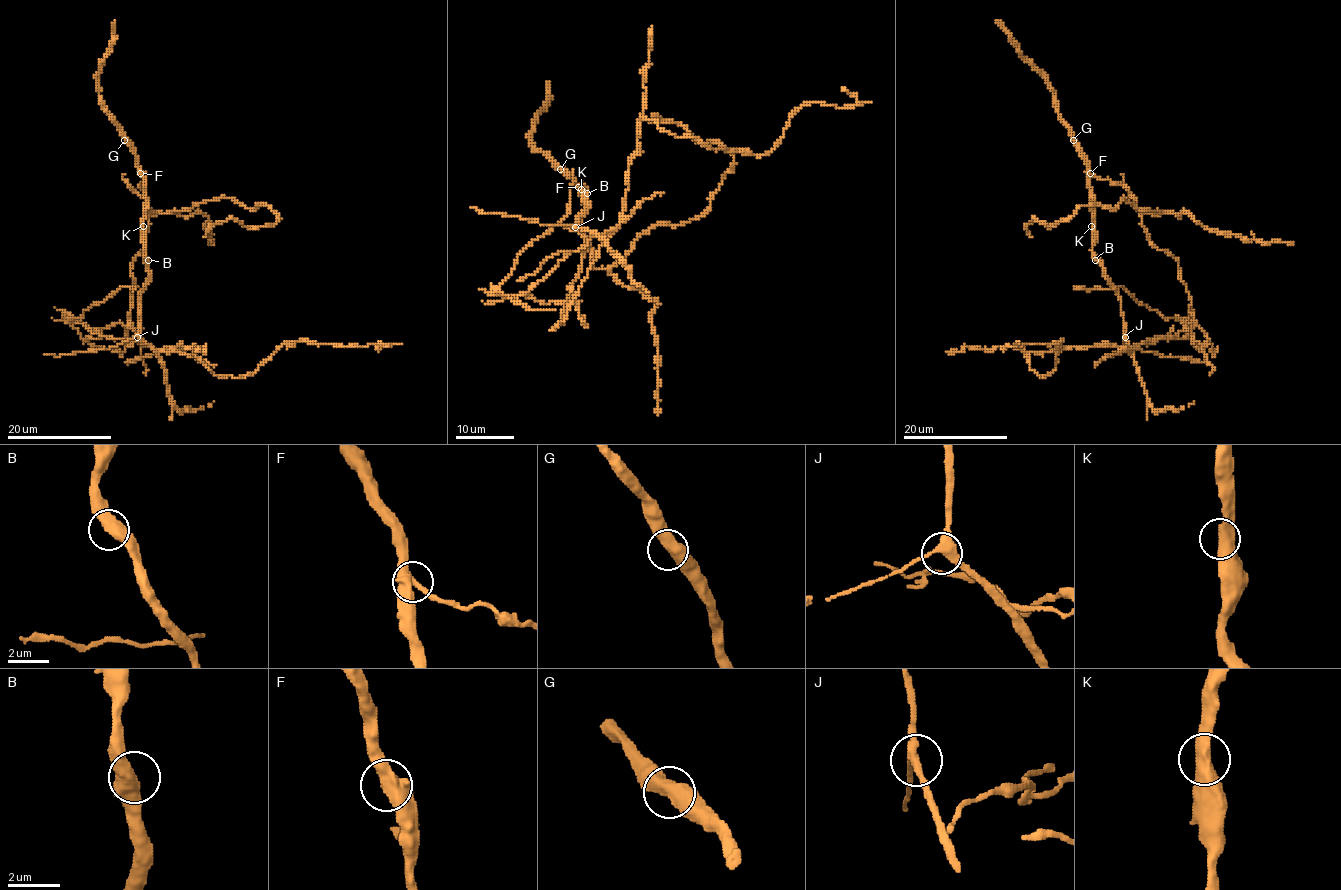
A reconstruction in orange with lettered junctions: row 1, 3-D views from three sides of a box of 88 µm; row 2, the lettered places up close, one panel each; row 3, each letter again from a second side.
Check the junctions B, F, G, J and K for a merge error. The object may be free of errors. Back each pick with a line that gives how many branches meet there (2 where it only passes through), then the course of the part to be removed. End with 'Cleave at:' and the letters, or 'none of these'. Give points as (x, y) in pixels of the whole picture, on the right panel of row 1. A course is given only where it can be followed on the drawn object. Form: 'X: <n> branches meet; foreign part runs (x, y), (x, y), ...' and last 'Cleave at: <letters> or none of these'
F: 3 branches meet; foreign part runs (1090, 174), (1128, 190), (1178, 261), (1193, 326), (1128, 352), (1029, 352), (1043, 377), (1061, 341), (1001, 348)
Cleave at: F

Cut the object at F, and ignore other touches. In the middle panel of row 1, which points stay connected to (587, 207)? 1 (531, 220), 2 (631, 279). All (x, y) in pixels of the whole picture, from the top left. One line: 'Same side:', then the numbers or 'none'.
Same side: 1, 2

